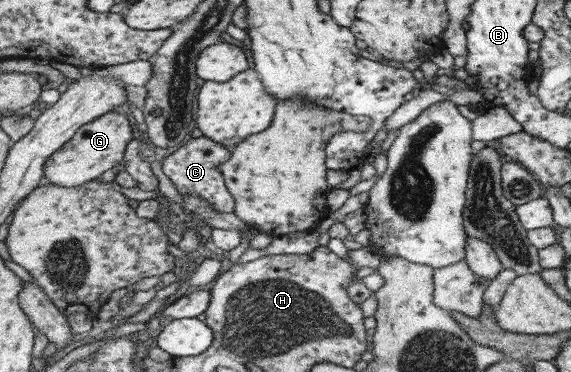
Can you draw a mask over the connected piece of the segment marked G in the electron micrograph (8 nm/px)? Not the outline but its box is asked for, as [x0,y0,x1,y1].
[43,110,132,188]

